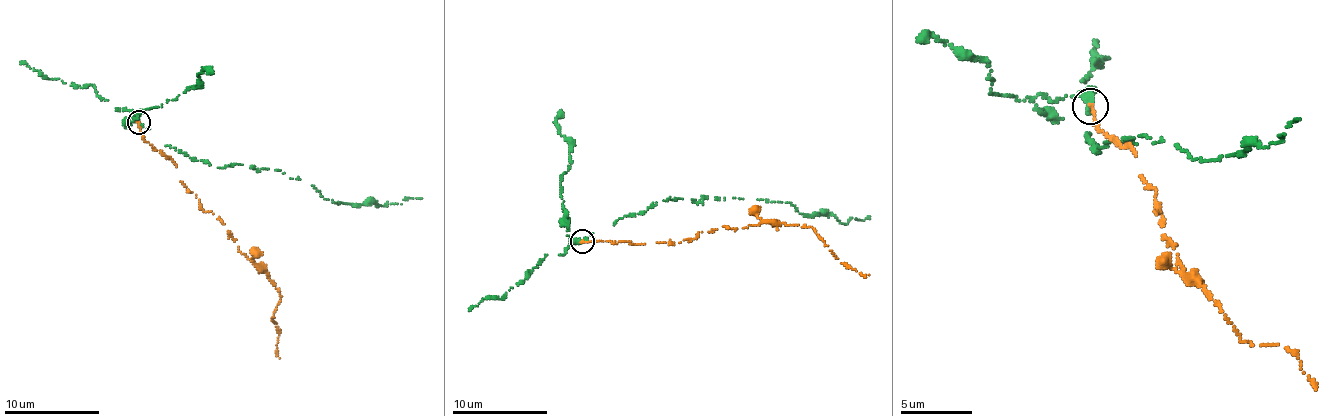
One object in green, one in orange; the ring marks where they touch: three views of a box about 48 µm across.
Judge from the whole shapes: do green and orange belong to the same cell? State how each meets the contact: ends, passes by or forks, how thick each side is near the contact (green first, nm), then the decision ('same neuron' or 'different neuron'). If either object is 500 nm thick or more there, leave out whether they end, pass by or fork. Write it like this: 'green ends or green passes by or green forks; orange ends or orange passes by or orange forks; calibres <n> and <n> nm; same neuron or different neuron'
green ends; orange ends; calibres 400 and 180 nm; different neuron

